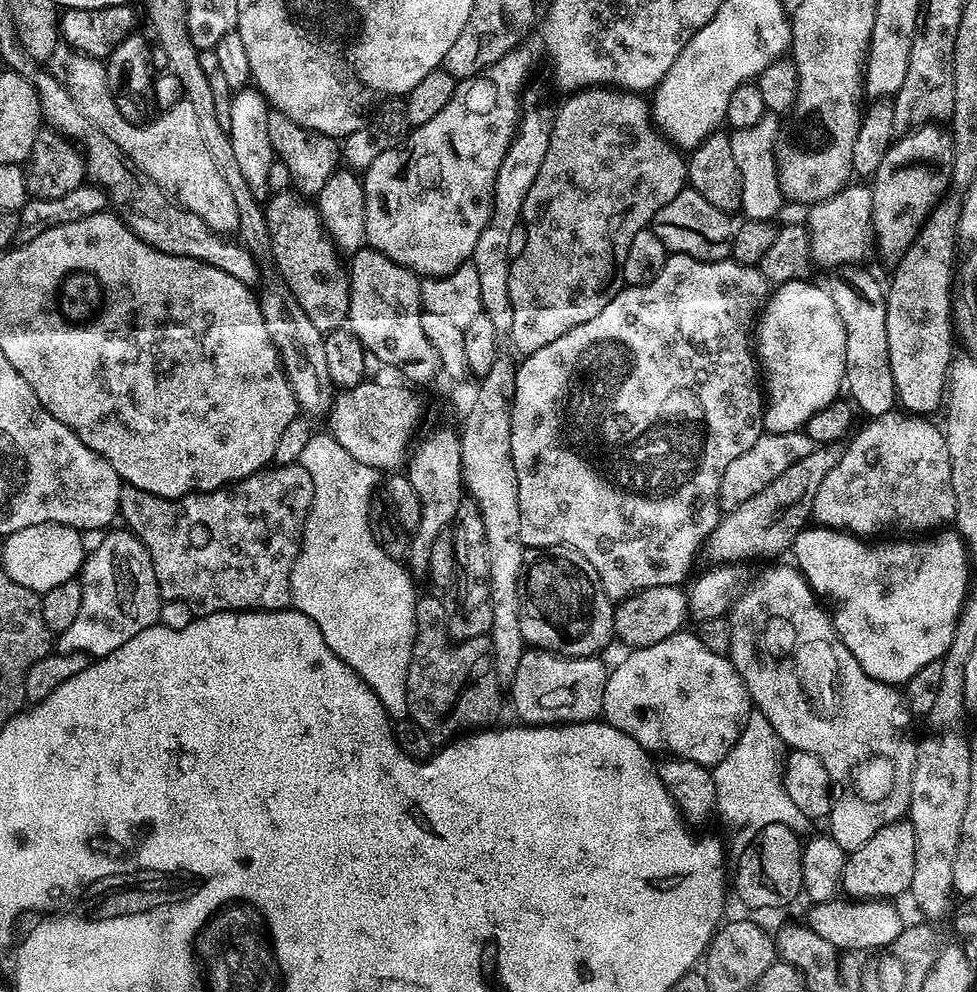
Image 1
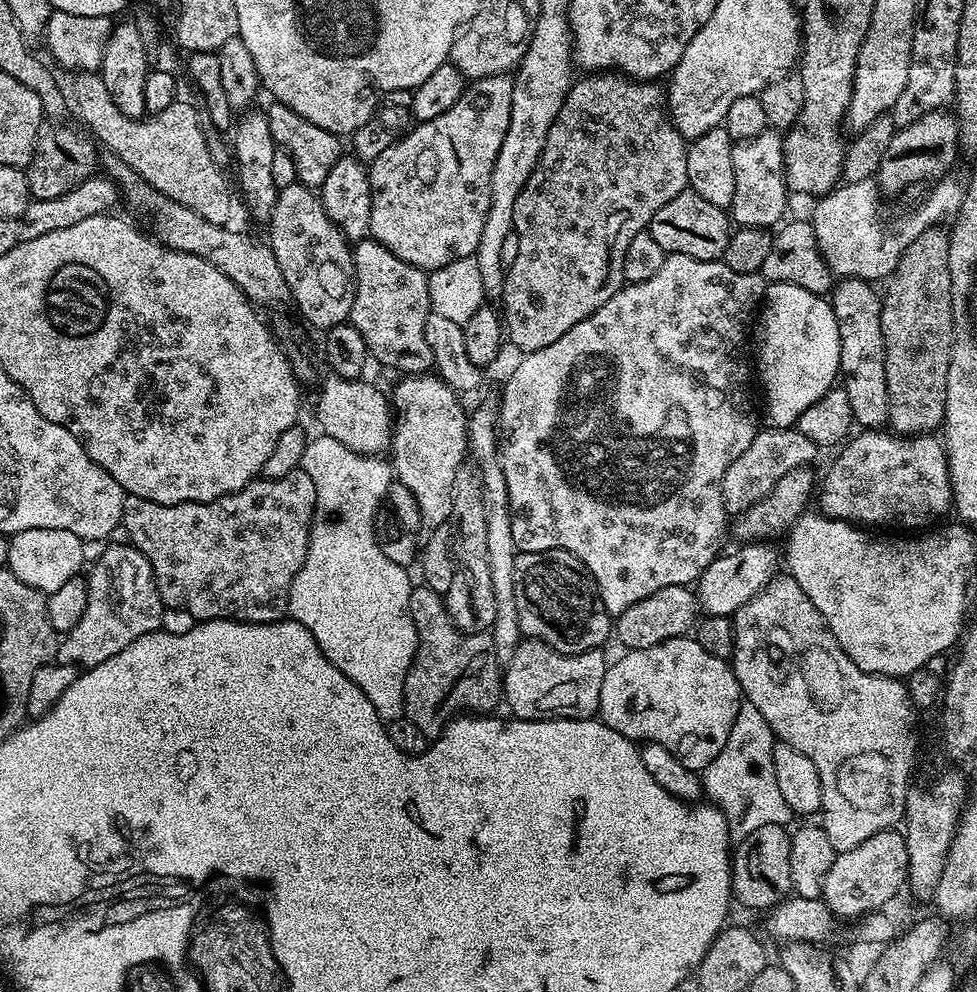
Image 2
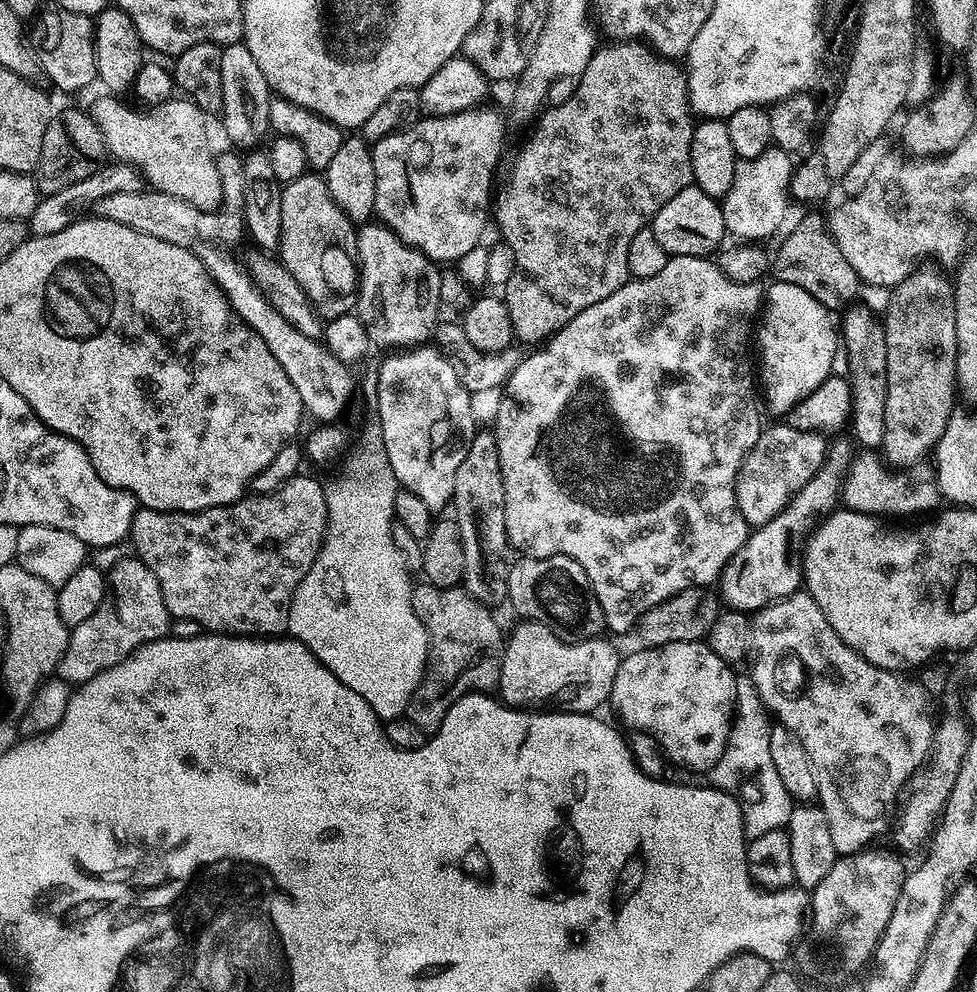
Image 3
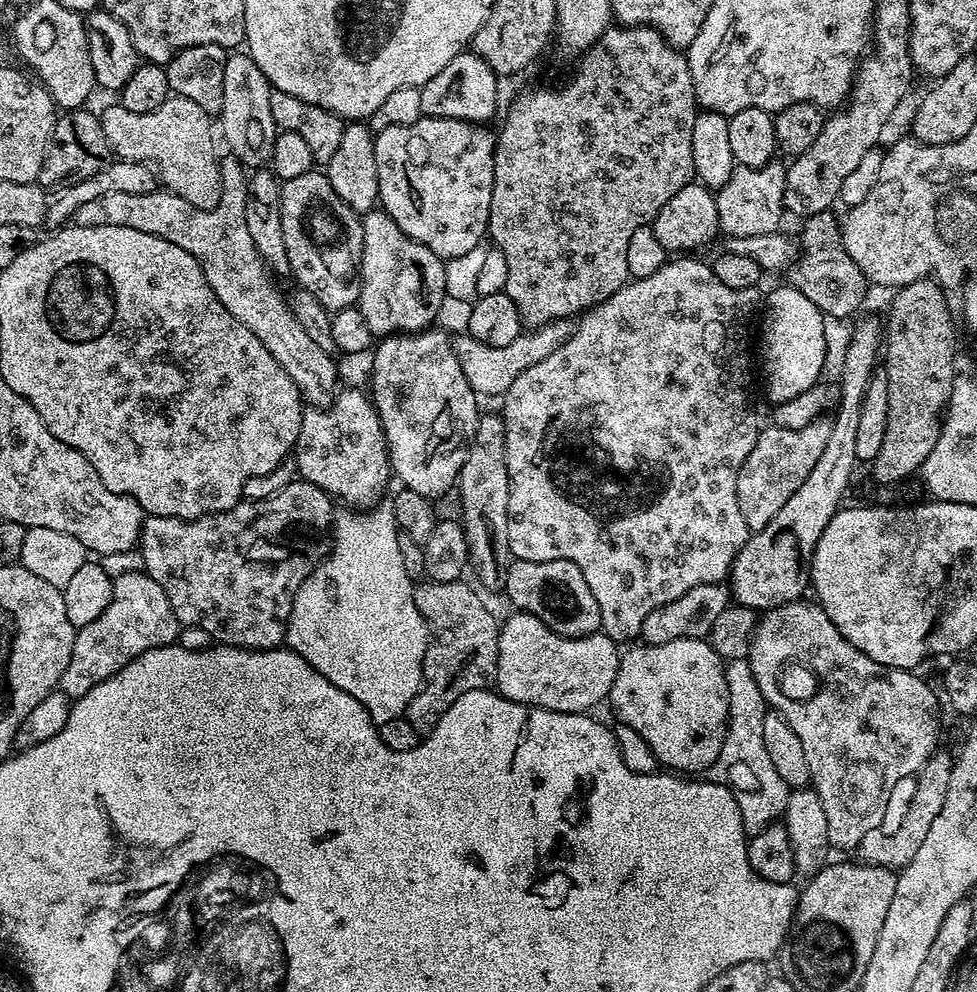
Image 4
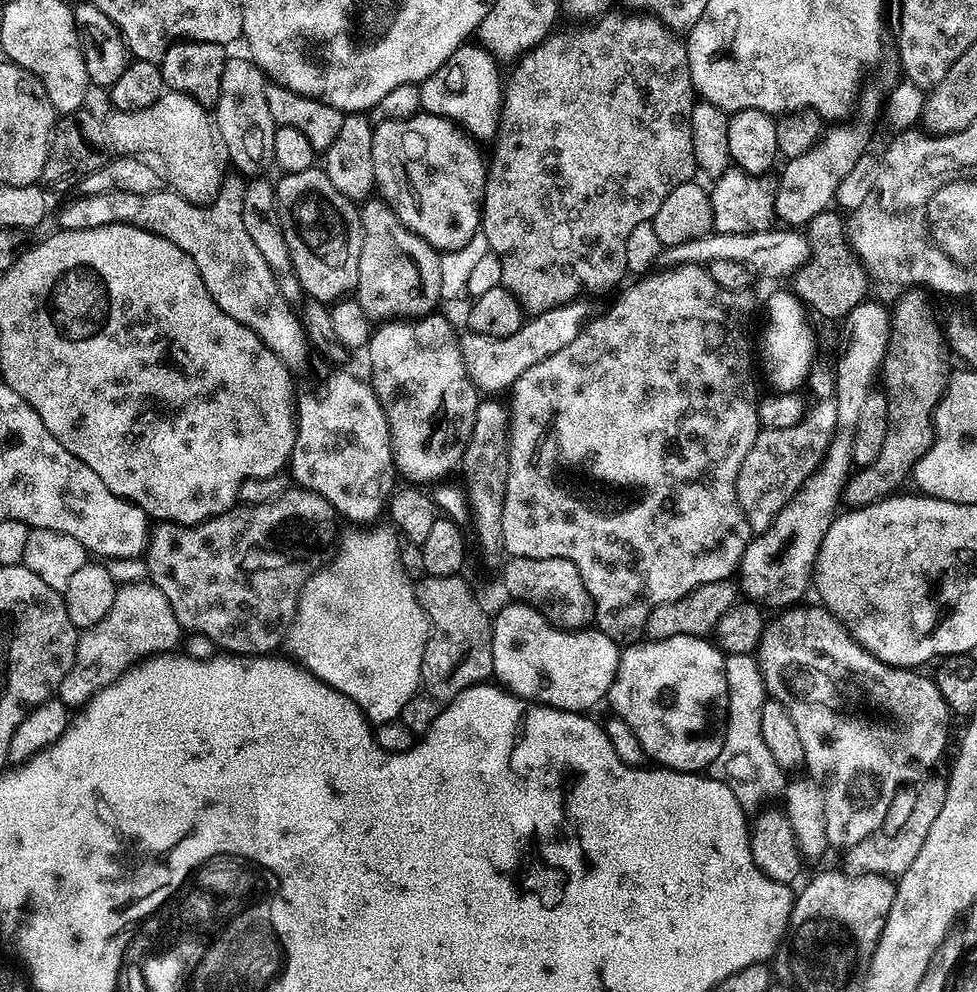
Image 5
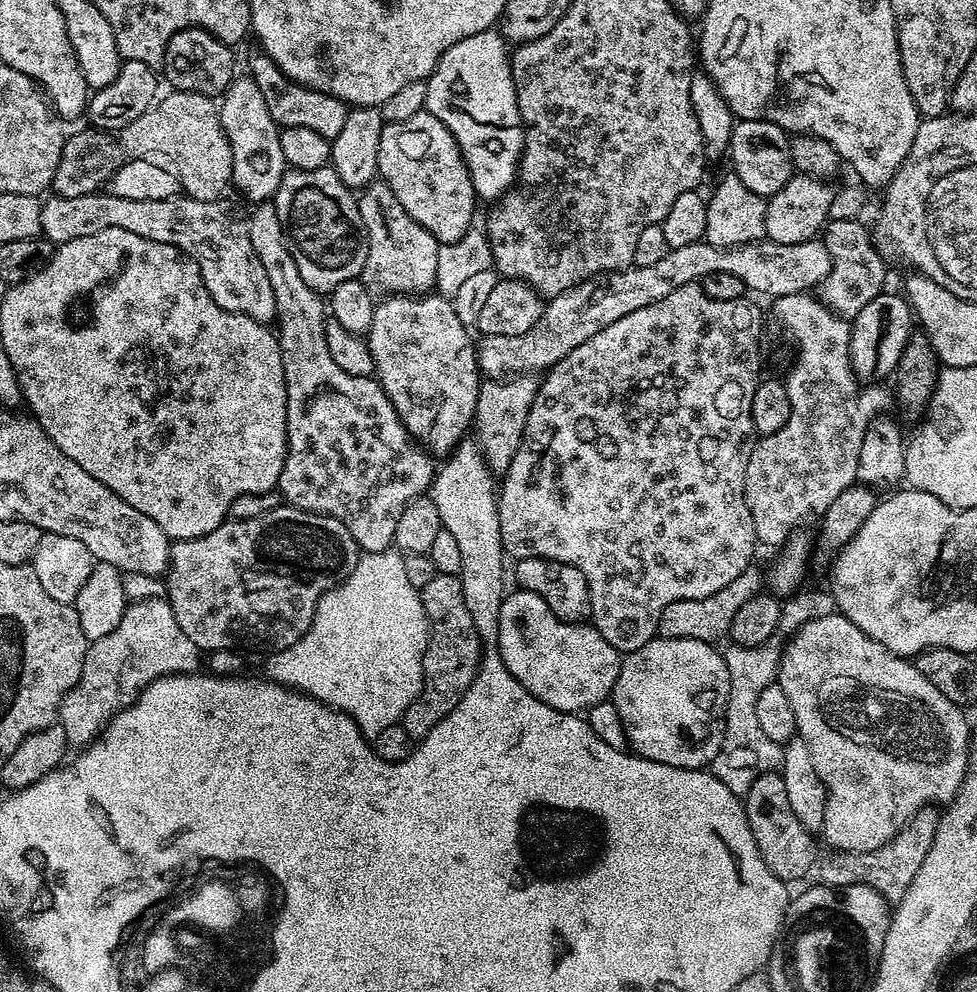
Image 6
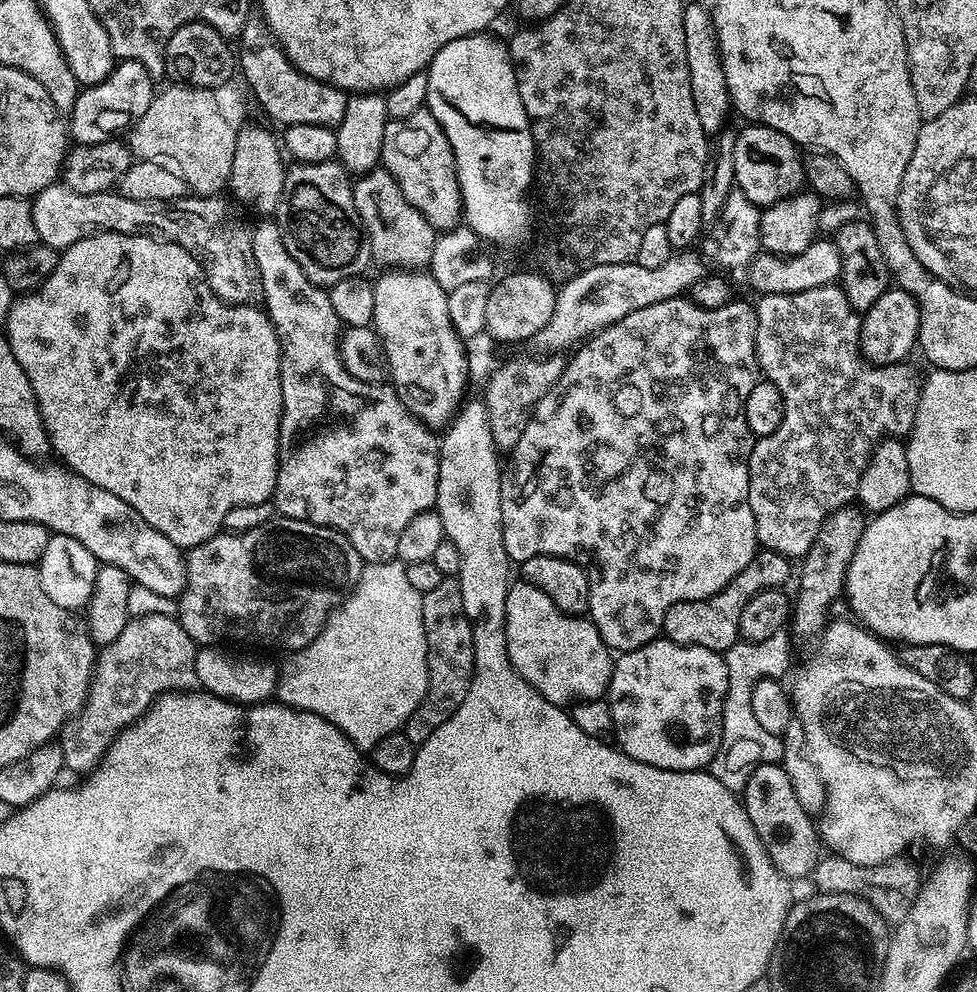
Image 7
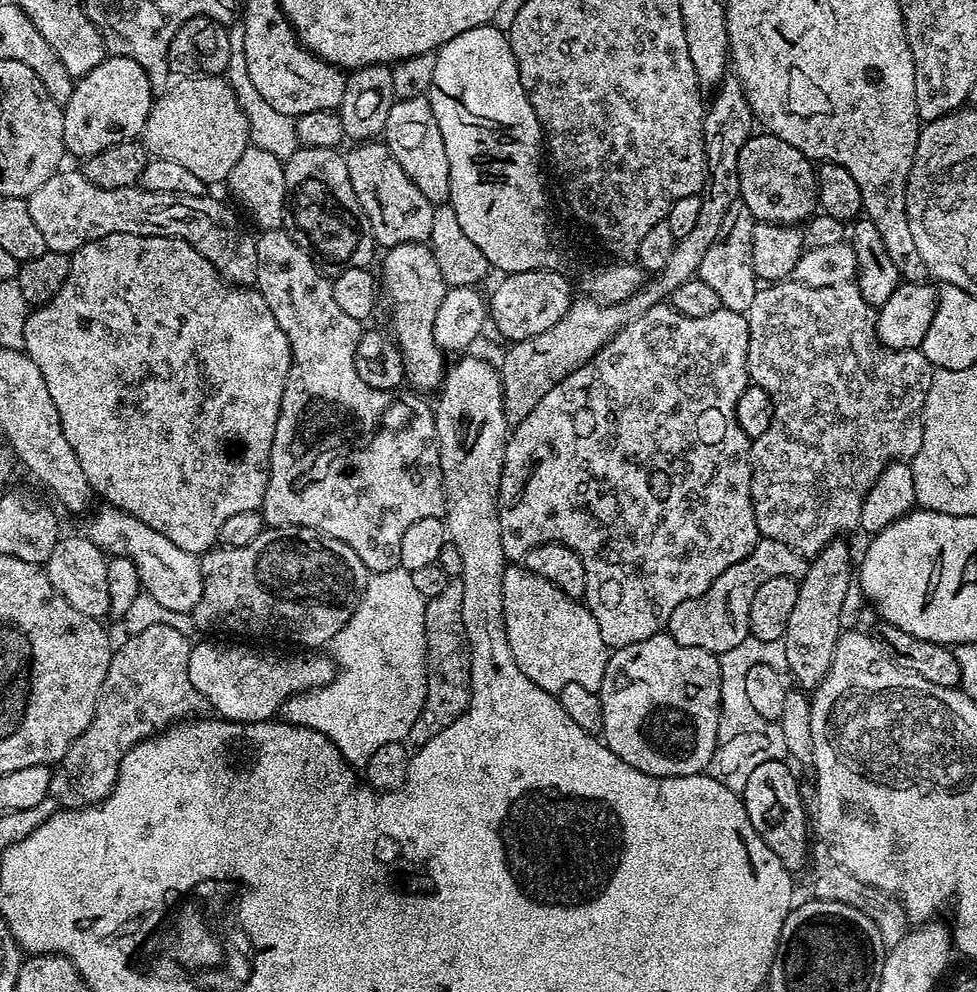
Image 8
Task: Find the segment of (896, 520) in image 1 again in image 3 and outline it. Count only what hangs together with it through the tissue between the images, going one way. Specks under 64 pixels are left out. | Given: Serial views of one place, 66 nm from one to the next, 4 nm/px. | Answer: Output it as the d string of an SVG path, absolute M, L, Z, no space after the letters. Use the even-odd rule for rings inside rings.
M872 450L861 451L849 464L842 489L842 504L845 509L880 518L883 517L883 512L888 516L916 516L919 512L935 513L941 507L940 488L931 467L912 466L907 469L908 476L903 476L900 473L903 471L893 470L876 455Z

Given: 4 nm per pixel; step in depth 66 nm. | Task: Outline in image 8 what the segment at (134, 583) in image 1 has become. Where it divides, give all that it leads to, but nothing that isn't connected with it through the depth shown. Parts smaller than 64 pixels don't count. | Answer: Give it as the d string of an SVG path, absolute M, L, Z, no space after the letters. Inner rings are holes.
M148 624L141 632L136 632L124 645L112 653L110 670L106 670L106 682L102 682L100 700L96 703L94 718L90 726L66 750L62 767L72 779L72 788L81 796L81 801L89 805L99 804L112 792L116 784L116 775L124 753L133 748L140 740L163 732L177 722L195 717L201 707L205 707L204 697L194 690L190 682L190 654L192 644L172 624Z

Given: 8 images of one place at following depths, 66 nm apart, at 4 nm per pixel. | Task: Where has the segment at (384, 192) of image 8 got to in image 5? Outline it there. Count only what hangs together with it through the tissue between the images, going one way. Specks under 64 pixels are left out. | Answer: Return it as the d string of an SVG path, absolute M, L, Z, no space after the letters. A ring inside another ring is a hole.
M369 198L359 205L360 221L362 222L362 258L358 258L358 282L354 298L360 305L369 320L386 322L391 318L419 318L437 311L436 303L441 303L442 297L442 266L441 253L430 247L418 234L404 225L394 214L394 210L386 201L379 198Z

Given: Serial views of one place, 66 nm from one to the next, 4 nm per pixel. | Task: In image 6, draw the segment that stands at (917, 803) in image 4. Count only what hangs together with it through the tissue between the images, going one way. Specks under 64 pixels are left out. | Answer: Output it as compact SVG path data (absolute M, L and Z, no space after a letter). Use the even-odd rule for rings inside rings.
M929 806L922 811L917 812L899 832L896 833L895 842L889 842L876 849L874 852L838 852L833 851L832 856L828 856L819 861L818 872L820 868L820 878L818 878L821 885L828 885L829 888L846 888L851 884L864 884L867 887L872 887L888 902L898 902L906 894L906 890L910 886L910 882L914 880L914 874L918 872L918 866L922 866L922 862L926 858L926 854L930 850L930 846L934 842L934 834L936 827L940 821L940 812L935 807Z

